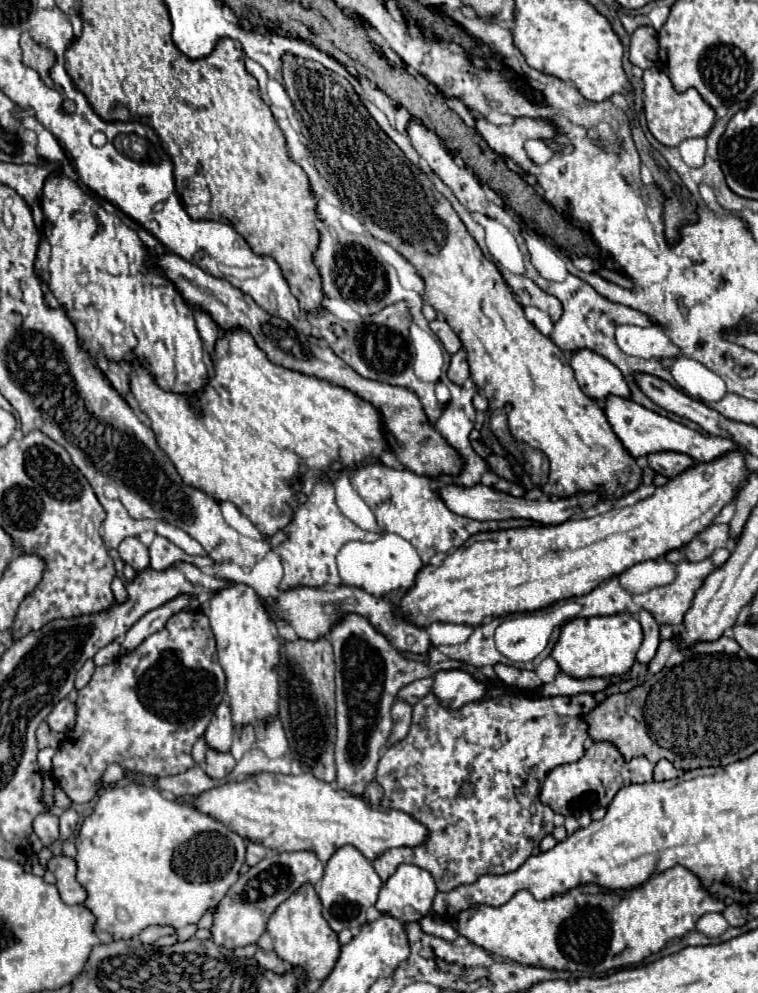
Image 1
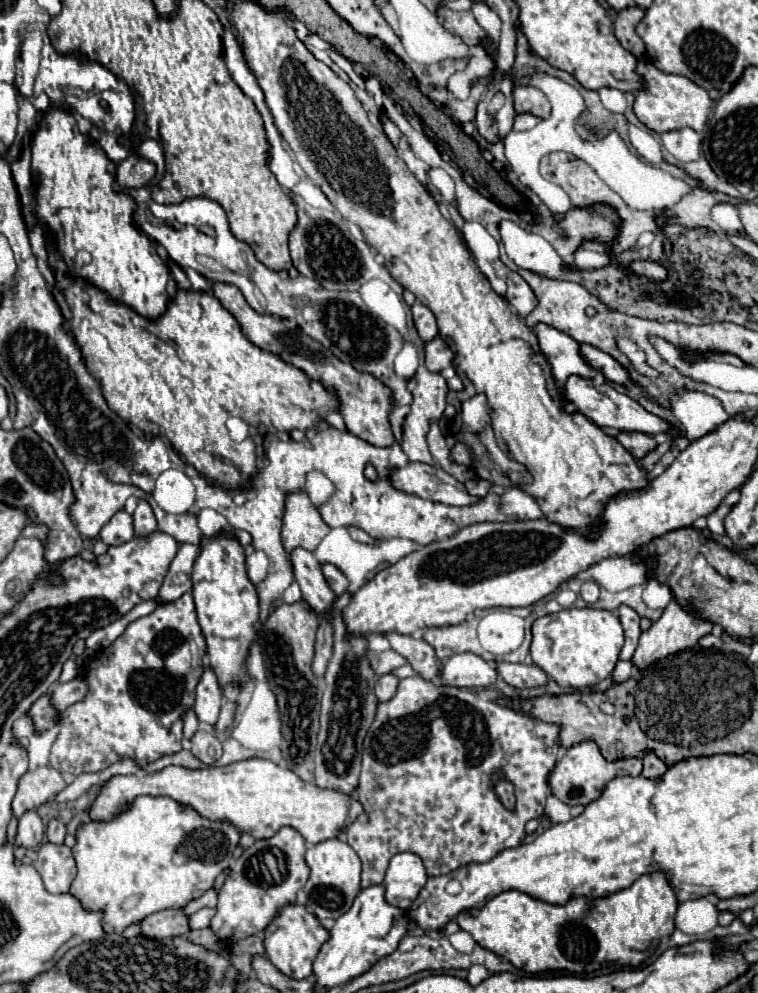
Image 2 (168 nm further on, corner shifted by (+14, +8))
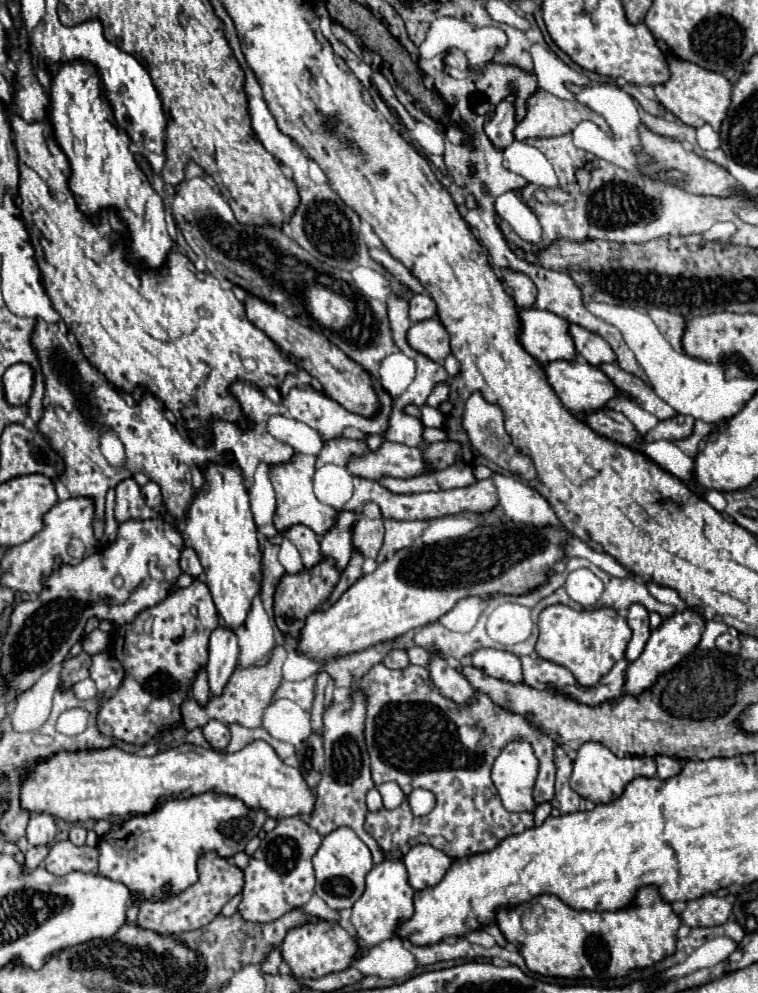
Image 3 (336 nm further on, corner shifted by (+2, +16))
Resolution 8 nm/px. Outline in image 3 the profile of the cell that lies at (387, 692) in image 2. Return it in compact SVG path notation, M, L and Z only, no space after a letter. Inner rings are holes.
M393 648L387 652L383 664L387 668L407 668L409 666L409 658L407 658L407 650L403 648Z

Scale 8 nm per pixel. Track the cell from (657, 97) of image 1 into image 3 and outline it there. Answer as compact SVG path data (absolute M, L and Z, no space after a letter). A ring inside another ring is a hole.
M669 58L669 70L671 78L665 84L655 86L655 96L665 106L665 110L673 112L687 126L699 128L703 124L709 124L715 132L719 132L721 122L731 106L731 82L719 72L709 72L693 62L677 58Z

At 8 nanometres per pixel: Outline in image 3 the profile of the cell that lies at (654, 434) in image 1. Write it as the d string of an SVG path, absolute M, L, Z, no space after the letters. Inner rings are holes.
M555 360L549 364L543 364L543 370L549 386L555 390L561 404L569 412L585 412L585 408L603 408L617 394L617 388L613 386L613 382L599 368L587 364L585 360Z

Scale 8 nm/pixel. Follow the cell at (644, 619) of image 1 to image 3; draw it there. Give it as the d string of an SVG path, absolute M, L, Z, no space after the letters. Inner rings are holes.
M641 604L629 606L627 624L633 630L633 638L631 638L629 646L627 646L625 656L627 656L627 660L633 662L643 652L643 648L645 648L645 644L649 640L649 634L651 634L651 628L649 628L649 612Z

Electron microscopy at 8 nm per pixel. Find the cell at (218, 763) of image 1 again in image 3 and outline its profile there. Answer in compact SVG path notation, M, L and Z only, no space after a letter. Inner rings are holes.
M209 720L203 726L203 736L211 744L211 748L215 748L215 750L225 750L227 744L229 744L229 740L231 740L229 726L223 724L223 722L219 722L219 720Z

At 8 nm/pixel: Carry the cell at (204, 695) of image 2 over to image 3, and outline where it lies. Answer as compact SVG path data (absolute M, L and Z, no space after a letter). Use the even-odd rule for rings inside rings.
M217 626L211 632L209 660L207 660L211 694L221 692L221 688L227 684L227 680L233 674L233 668L237 664L237 658L239 658L239 646L237 646L235 632L227 626Z

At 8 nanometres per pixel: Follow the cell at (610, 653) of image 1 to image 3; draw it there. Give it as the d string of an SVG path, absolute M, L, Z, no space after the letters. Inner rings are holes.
M555 604L539 614L537 628L539 638L535 650L539 658L565 666L581 686L597 684L613 668L613 664L623 660L631 636L627 620L611 608L573 610L569 606Z

